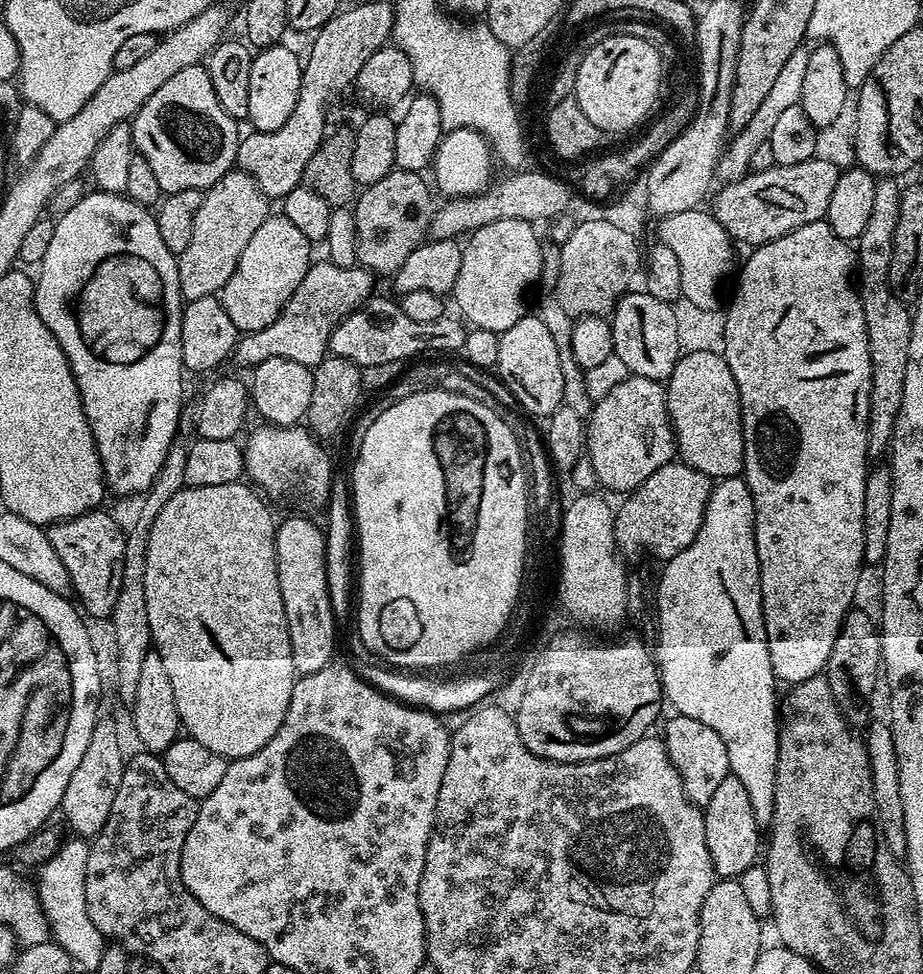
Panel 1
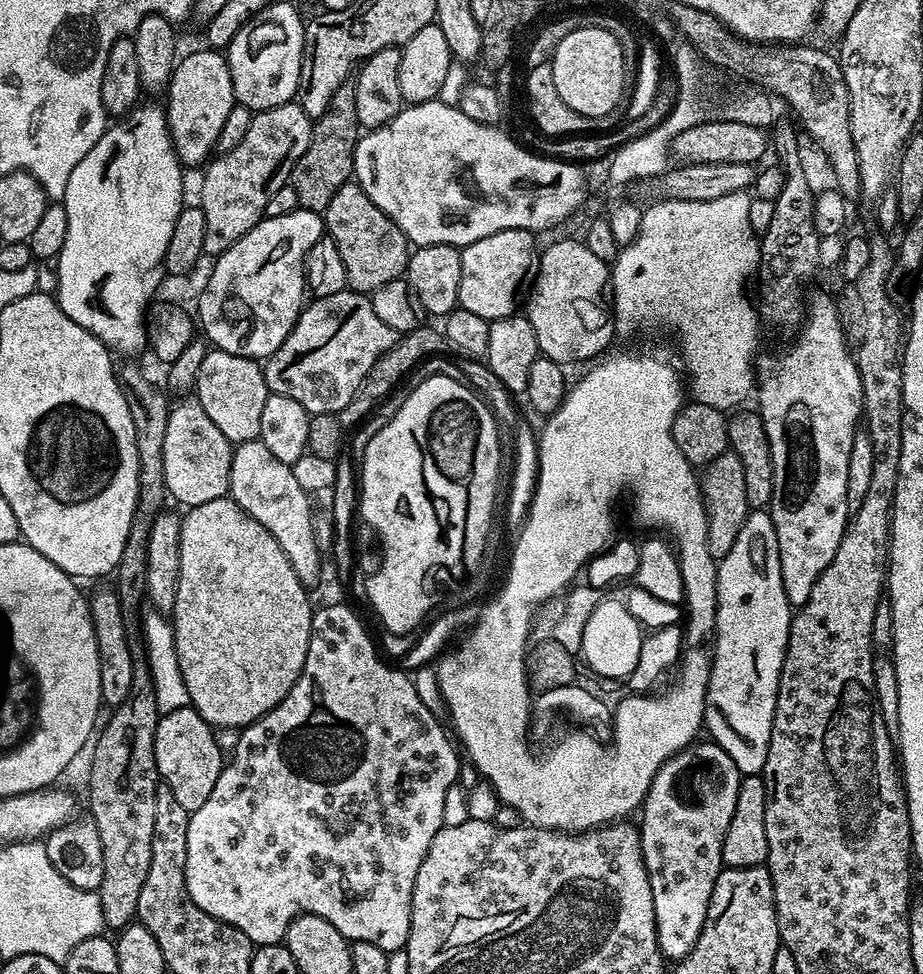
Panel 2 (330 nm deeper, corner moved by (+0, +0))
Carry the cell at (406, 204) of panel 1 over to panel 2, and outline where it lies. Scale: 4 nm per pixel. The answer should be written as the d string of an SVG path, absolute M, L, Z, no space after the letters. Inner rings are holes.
M344 184L322 215L327 235L332 237L334 246L338 246L338 254L342 254L347 287L351 291L371 294L386 286L386 282L394 282L407 273L410 242L406 234L402 234L398 225L385 212L378 210L374 202L370 202L359 184Z

